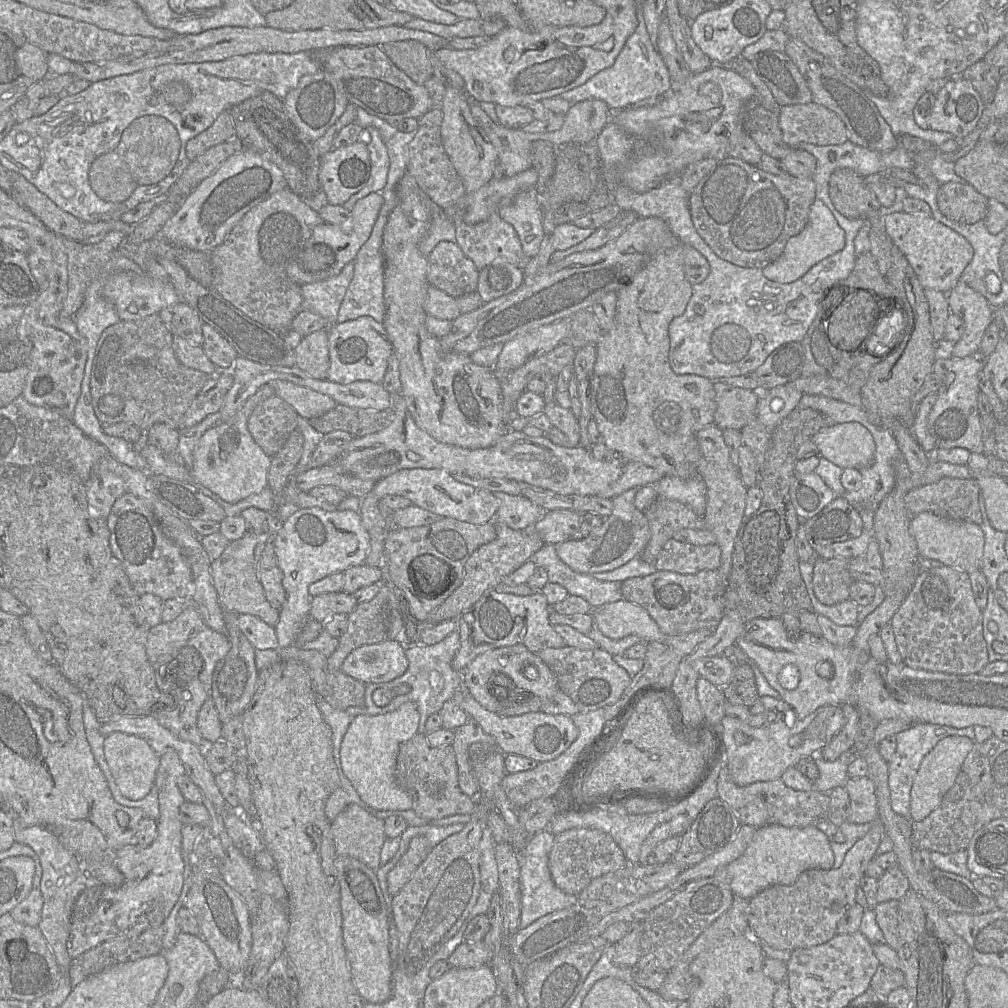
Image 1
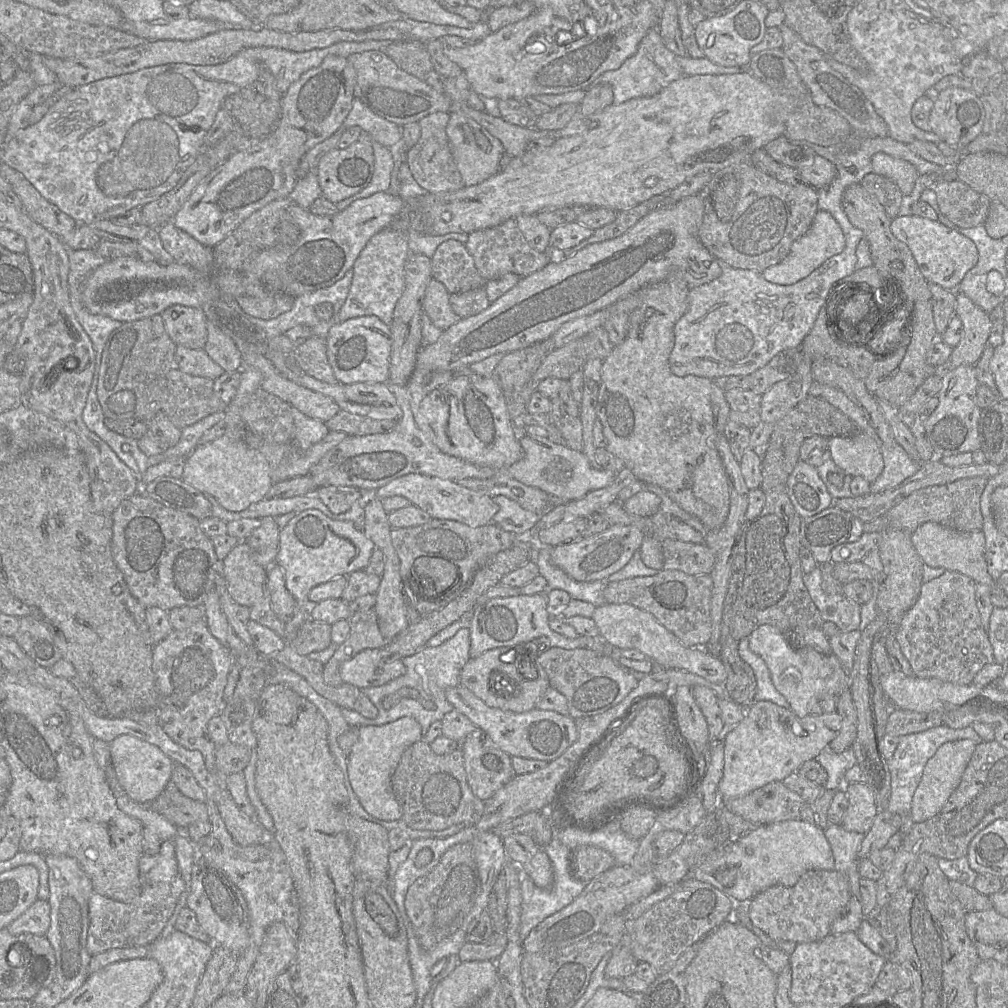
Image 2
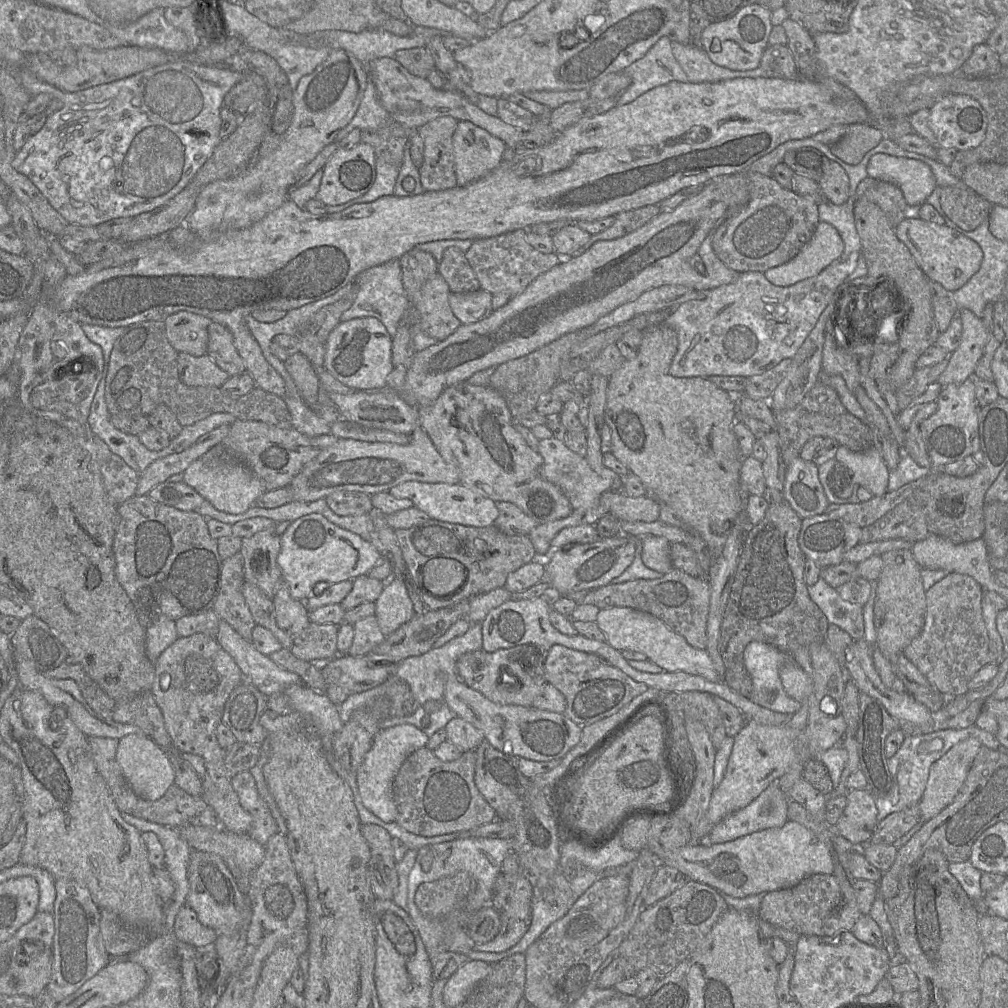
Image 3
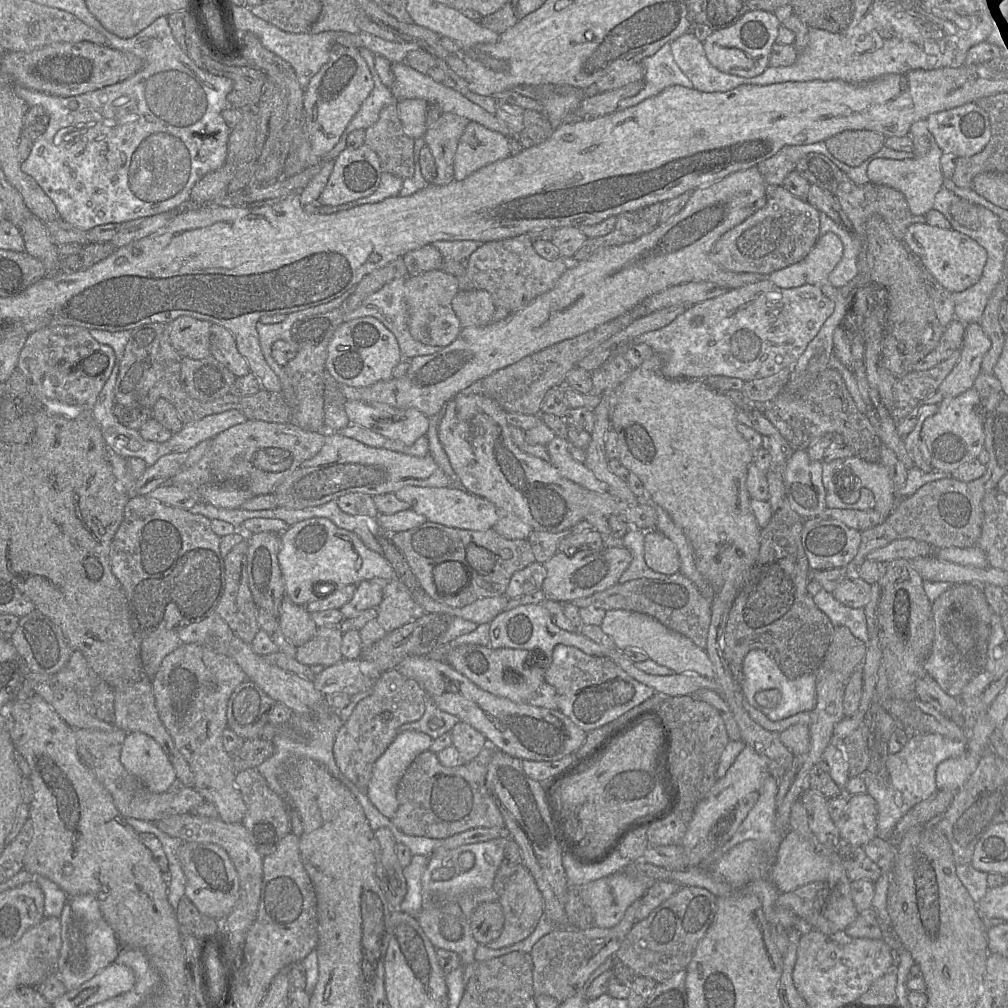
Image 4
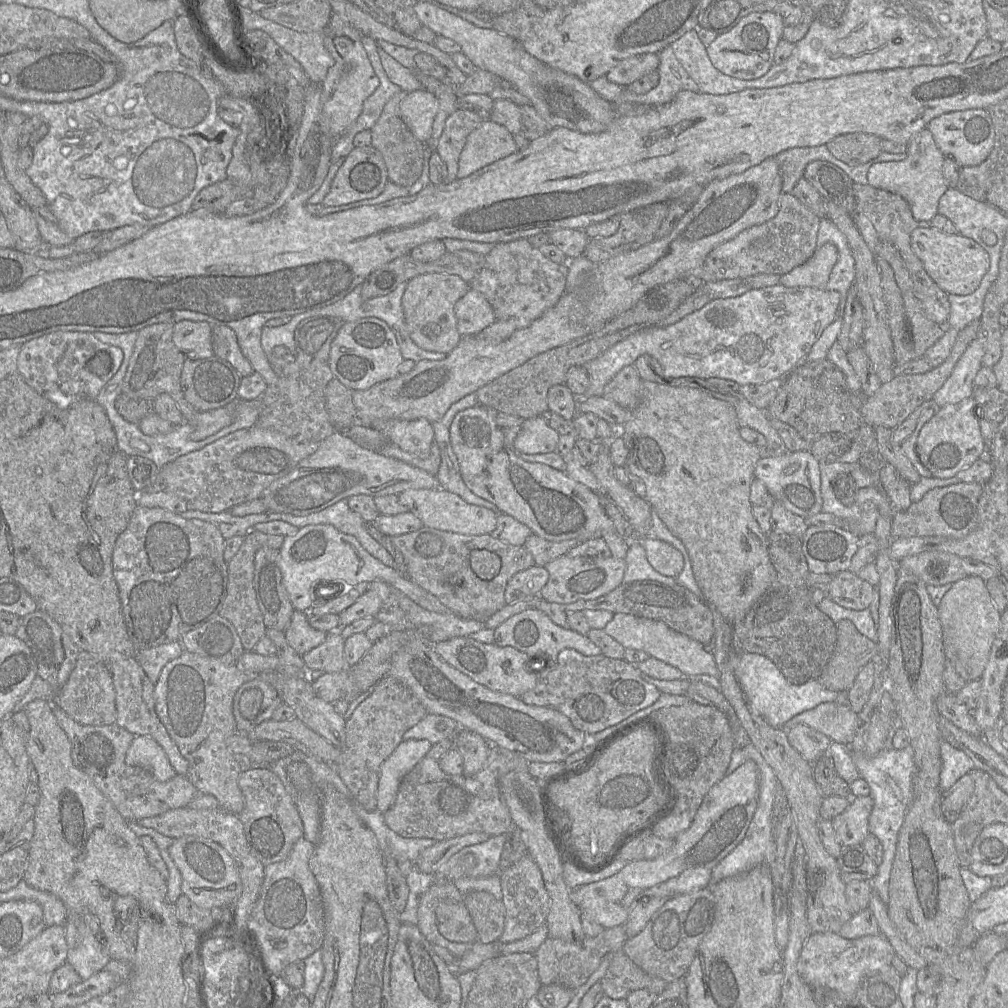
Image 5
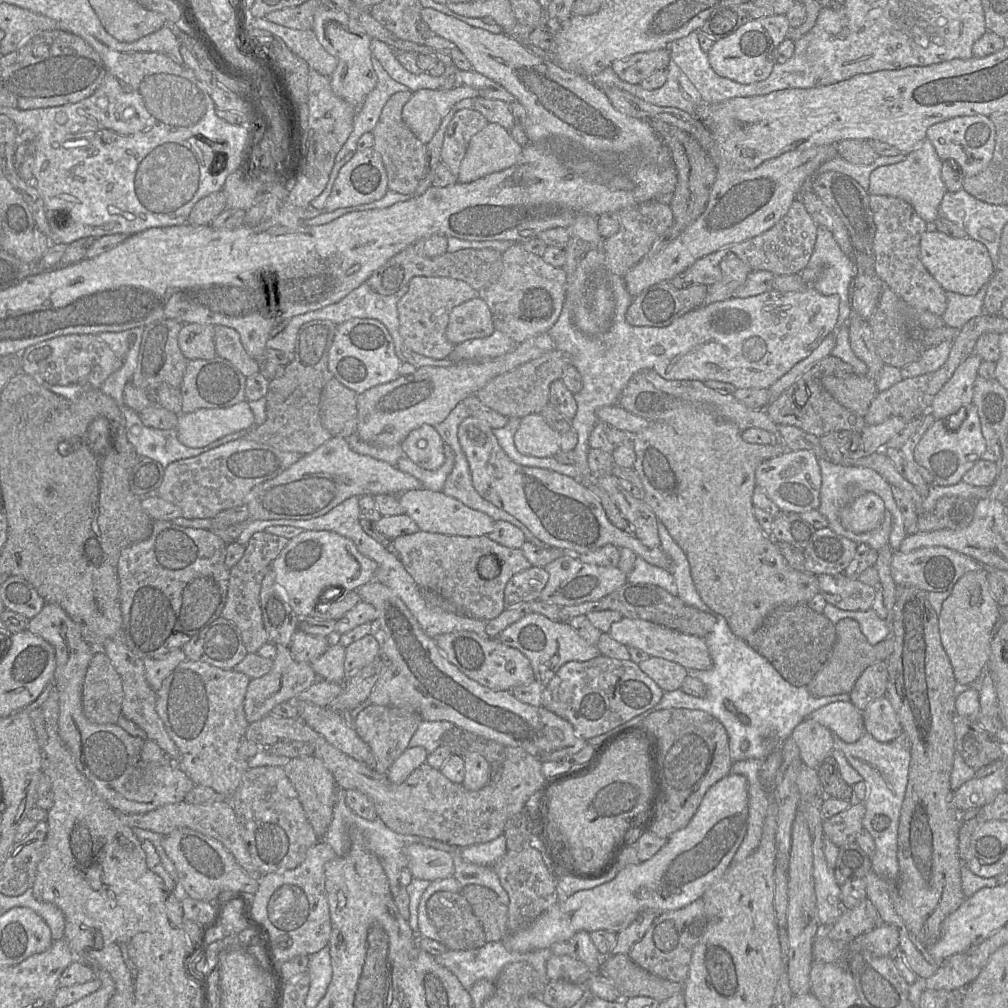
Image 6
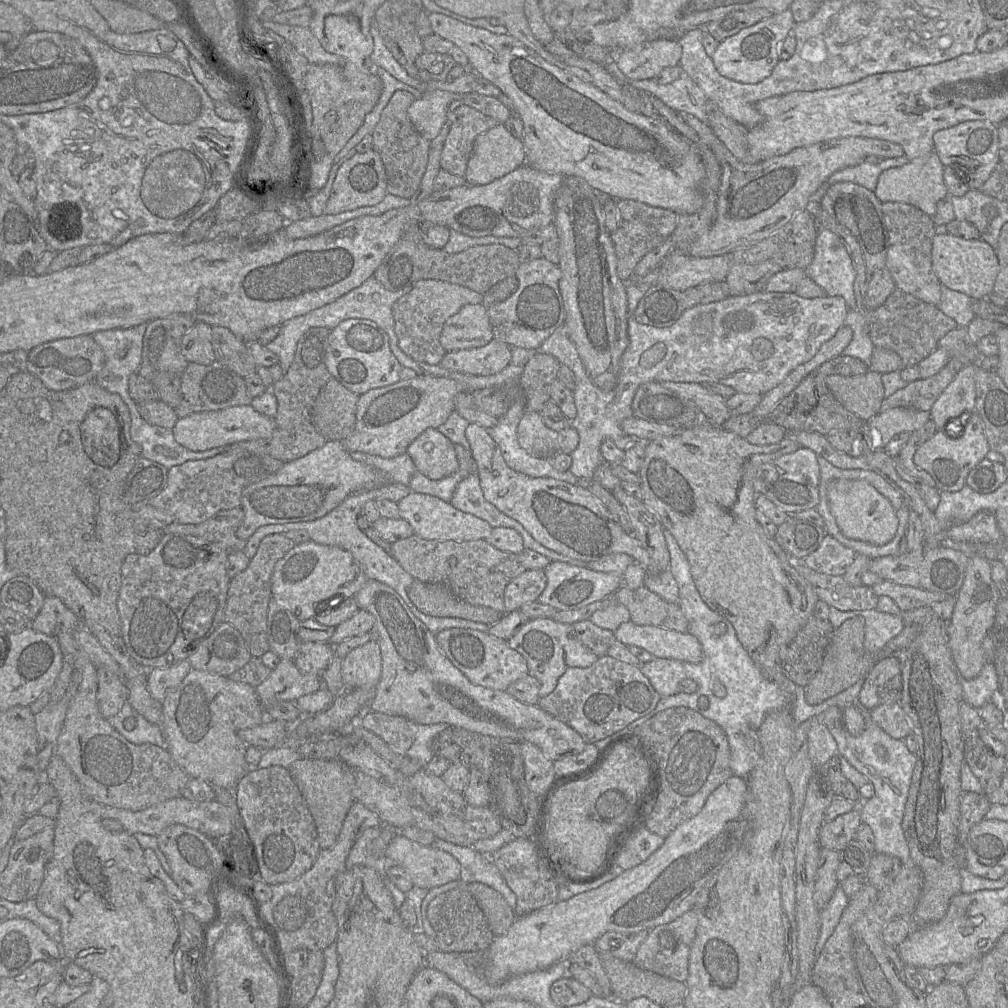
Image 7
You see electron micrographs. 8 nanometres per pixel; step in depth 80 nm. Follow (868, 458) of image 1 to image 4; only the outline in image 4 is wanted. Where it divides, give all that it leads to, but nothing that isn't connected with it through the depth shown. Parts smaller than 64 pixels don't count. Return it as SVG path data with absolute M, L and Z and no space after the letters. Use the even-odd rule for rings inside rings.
M856 455L845 458L845 467L852 478L853 486L863 487L874 495L874 509L884 521L898 503L897 492L893 487L887 469L881 463L867 462Z

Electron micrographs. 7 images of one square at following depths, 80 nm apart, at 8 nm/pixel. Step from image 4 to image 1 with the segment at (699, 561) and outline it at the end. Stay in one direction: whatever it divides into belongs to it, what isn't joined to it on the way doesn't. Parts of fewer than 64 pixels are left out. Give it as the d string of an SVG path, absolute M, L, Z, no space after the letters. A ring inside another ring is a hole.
M677 245L654 254L644 267L633 276L631 281L621 287L616 293L615 324L611 330L604 332L603 337L596 345L597 358L591 378L591 411L599 431L604 437L604 443L609 450L618 452L625 462L641 462L654 468L664 476L674 475L681 478L689 478L697 475L697 465L701 458L701 451L696 434L707 424L714 423L717 403L713 387L714 381L695 374L678 375L672 370L669 363L669 324L674 318L684 313L692 295L692 284L687 280L684 272L684 251L682 245Z

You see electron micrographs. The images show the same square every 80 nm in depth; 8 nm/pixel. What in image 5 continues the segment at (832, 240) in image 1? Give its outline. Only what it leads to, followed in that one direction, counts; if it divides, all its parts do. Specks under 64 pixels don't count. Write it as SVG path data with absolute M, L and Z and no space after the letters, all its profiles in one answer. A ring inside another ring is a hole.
M826 243L817 248L810 259L802 265L792 269L790 272L780 276L780 284L786 287L810 286L826 289L830 274L838 260L838 250L832 243Z

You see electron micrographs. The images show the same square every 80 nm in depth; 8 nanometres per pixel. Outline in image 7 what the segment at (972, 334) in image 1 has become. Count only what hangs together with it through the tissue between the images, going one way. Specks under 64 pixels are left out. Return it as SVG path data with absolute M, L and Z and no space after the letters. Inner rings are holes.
M976 364L962 367L933 404L930 415L937 430L952 428L961 414L975 410L975 371Z

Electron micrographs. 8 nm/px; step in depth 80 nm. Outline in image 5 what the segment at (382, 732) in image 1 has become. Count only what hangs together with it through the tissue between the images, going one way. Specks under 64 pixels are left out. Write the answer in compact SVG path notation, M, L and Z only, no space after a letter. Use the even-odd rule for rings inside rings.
M404 739L381 764L377 810L384 813L395 803L403 778L427 755L431 746L428 740Z

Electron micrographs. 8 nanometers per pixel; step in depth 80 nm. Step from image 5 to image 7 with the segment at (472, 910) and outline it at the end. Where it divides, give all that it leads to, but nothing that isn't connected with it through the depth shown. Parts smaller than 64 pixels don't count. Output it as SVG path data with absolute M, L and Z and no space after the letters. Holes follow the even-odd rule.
M480 882L468 884L469 891L482 910L494 936L505 934L516 919L514 910L493 888Z

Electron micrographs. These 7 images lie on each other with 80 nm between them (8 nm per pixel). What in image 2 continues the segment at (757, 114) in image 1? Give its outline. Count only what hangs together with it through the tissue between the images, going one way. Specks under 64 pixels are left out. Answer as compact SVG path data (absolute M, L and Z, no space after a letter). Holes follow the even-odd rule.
M784 135L766 144L763 149L780 165L796 170L812 165L817 155L808 147L791 143Z

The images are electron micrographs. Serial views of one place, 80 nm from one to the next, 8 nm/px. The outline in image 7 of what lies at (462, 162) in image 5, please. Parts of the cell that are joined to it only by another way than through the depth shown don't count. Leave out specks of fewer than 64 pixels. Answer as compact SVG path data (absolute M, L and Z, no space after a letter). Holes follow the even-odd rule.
M503 124L497 125L476 137L464 175L466 185L489 184L525 161L523 141L514 138Z

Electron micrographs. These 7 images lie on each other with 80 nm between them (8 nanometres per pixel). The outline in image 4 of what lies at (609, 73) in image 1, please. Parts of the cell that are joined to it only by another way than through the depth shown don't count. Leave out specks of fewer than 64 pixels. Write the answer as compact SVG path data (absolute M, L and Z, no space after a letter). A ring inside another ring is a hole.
M670 43L664 44L655 54L644 58L641 63L645 69L644 87L635 96L621 100L619 110L635 106L673 85L694 88L691 80L675 62Z

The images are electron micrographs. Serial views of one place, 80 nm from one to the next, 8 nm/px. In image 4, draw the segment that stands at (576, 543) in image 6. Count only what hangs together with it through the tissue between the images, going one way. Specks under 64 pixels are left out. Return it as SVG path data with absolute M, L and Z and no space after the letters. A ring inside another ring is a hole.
M461 393L450 399L438 425L438 437L465 490L516 515L534 530L559 533L593 512L614 515L645 533L644 558L650 569L668 576L680 571L676 545L655 529L655 504L640 500L637 505L630 505L609 492L590 491L565 478L550 462L525 453L513 441L507 412L493 399Z

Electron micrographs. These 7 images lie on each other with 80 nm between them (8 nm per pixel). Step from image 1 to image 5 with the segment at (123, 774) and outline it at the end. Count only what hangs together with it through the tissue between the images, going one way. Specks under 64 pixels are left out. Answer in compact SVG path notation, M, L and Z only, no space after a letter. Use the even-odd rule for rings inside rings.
M145 735L135 736L126 752L125 762L150 771L161 782L177 774L164 749L156 740Z

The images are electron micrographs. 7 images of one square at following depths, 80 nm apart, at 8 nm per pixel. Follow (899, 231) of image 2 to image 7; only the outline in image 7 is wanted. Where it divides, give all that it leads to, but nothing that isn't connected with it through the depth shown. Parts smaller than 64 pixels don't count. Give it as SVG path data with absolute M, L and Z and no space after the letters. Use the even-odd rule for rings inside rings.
M949 233L933 237L932 267L942 285L972 299L987 299L999 273L997 253L991 245L981 238L965 240Z

